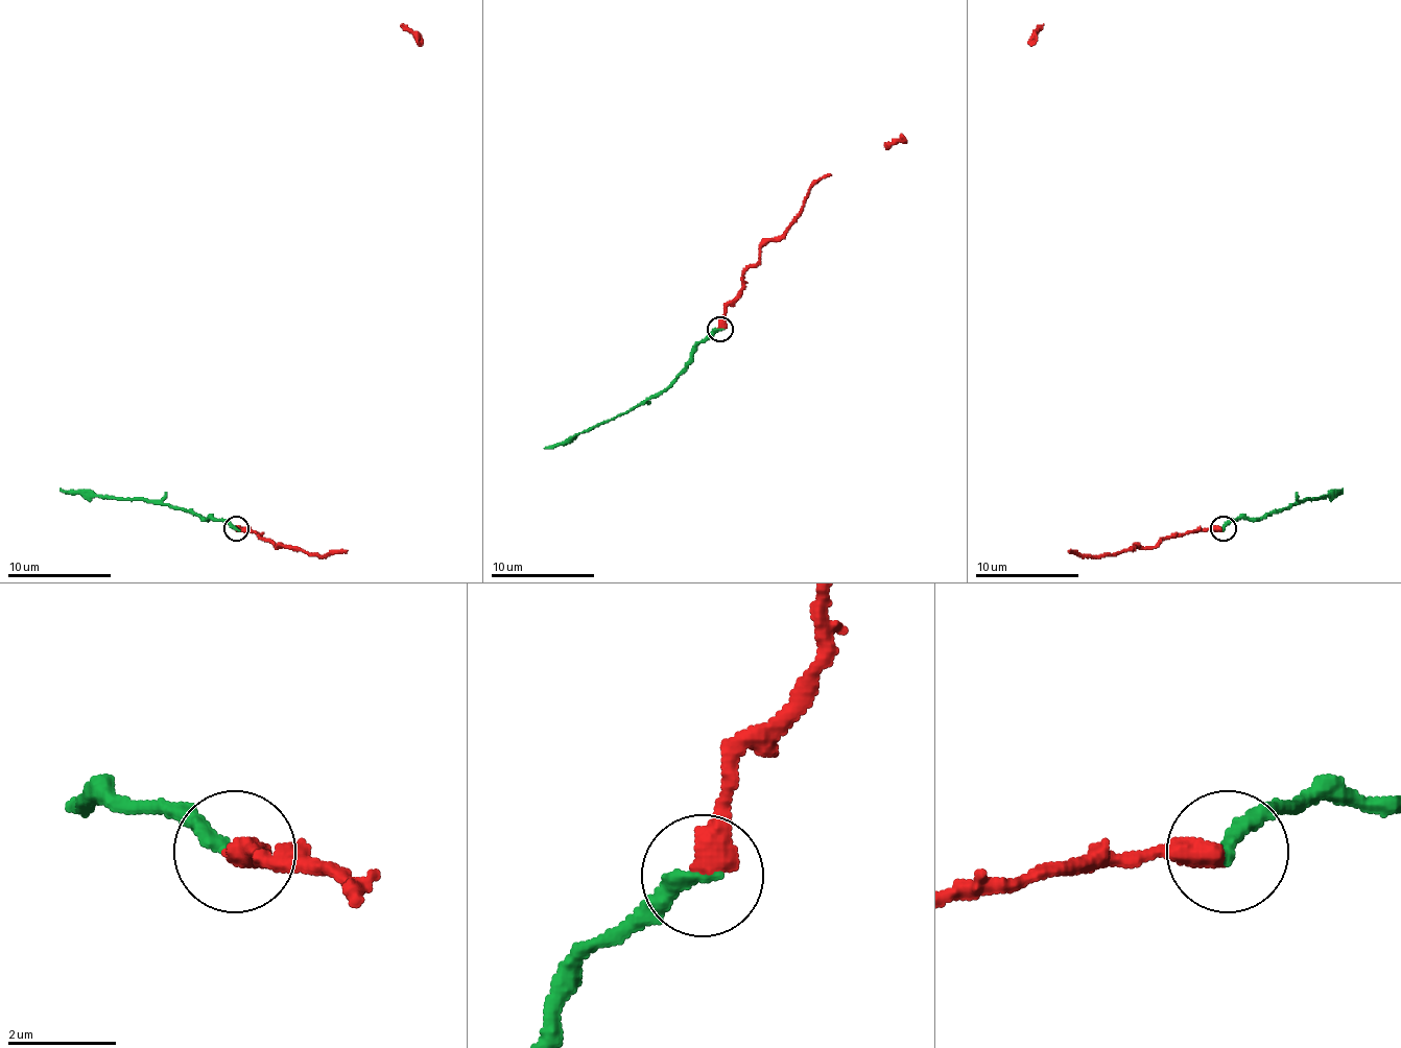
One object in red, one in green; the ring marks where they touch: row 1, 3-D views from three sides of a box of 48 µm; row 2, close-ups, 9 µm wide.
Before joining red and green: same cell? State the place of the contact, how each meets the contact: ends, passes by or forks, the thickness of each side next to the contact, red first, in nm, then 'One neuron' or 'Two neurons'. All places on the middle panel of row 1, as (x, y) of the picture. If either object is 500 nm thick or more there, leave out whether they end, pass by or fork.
Place: (720, 329). At the ring red ends. At the ring green ends. Thickness 480 nm (red) against 280 nm. One neuron

